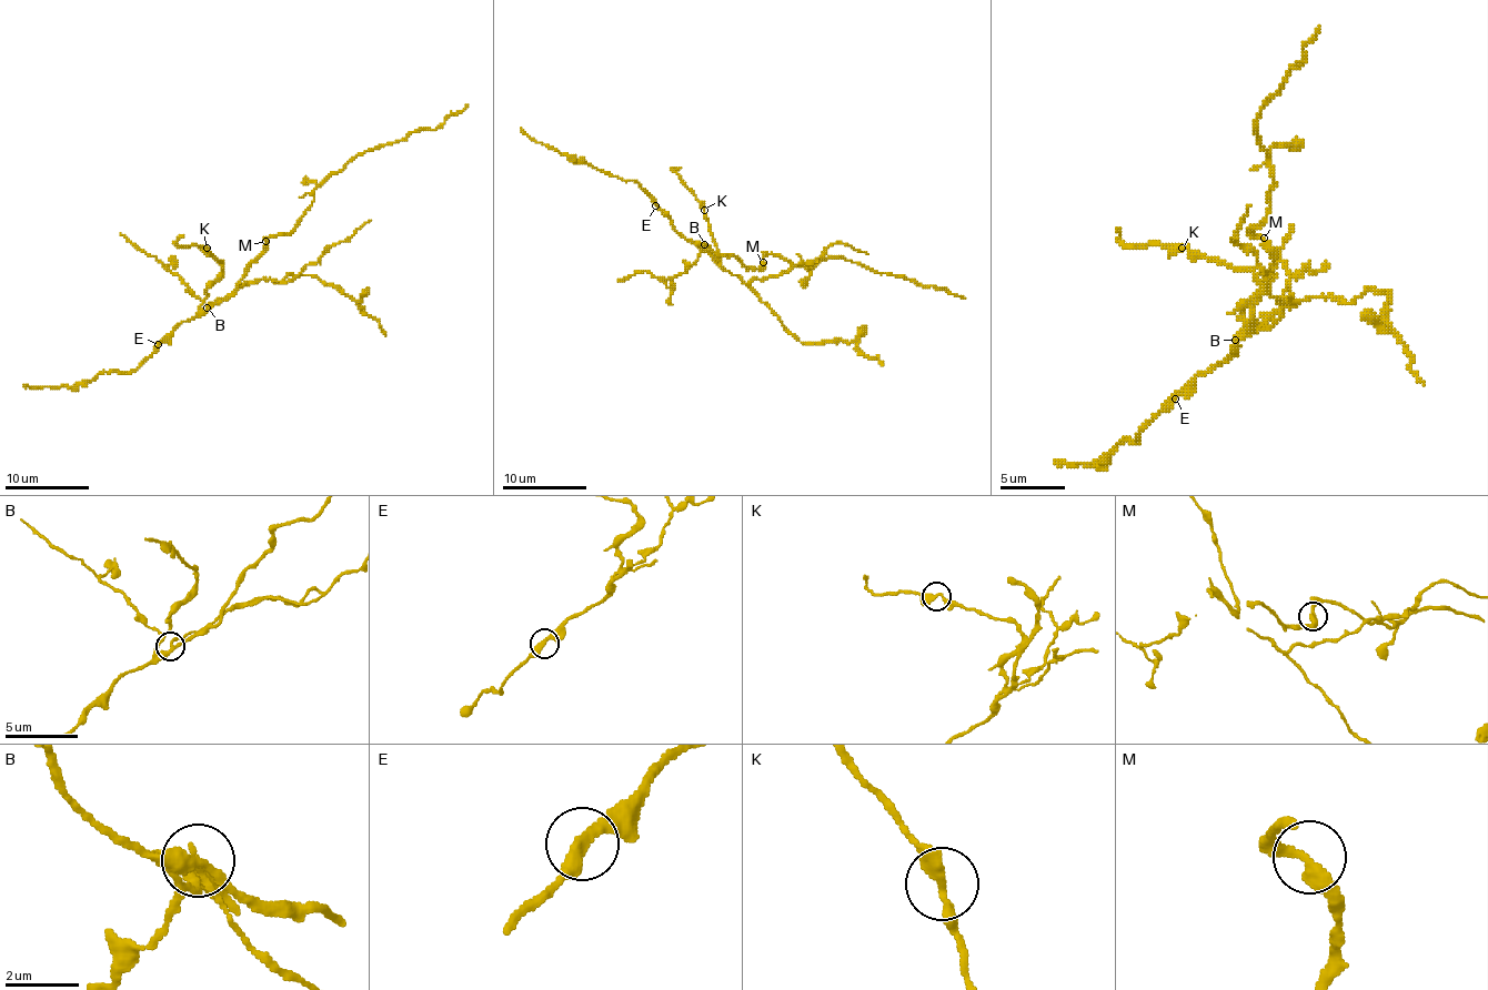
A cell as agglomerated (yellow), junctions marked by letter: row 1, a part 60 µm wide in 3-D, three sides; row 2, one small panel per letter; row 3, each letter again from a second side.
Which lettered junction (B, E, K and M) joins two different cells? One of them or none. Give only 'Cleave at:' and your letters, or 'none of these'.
Cleave at: B

